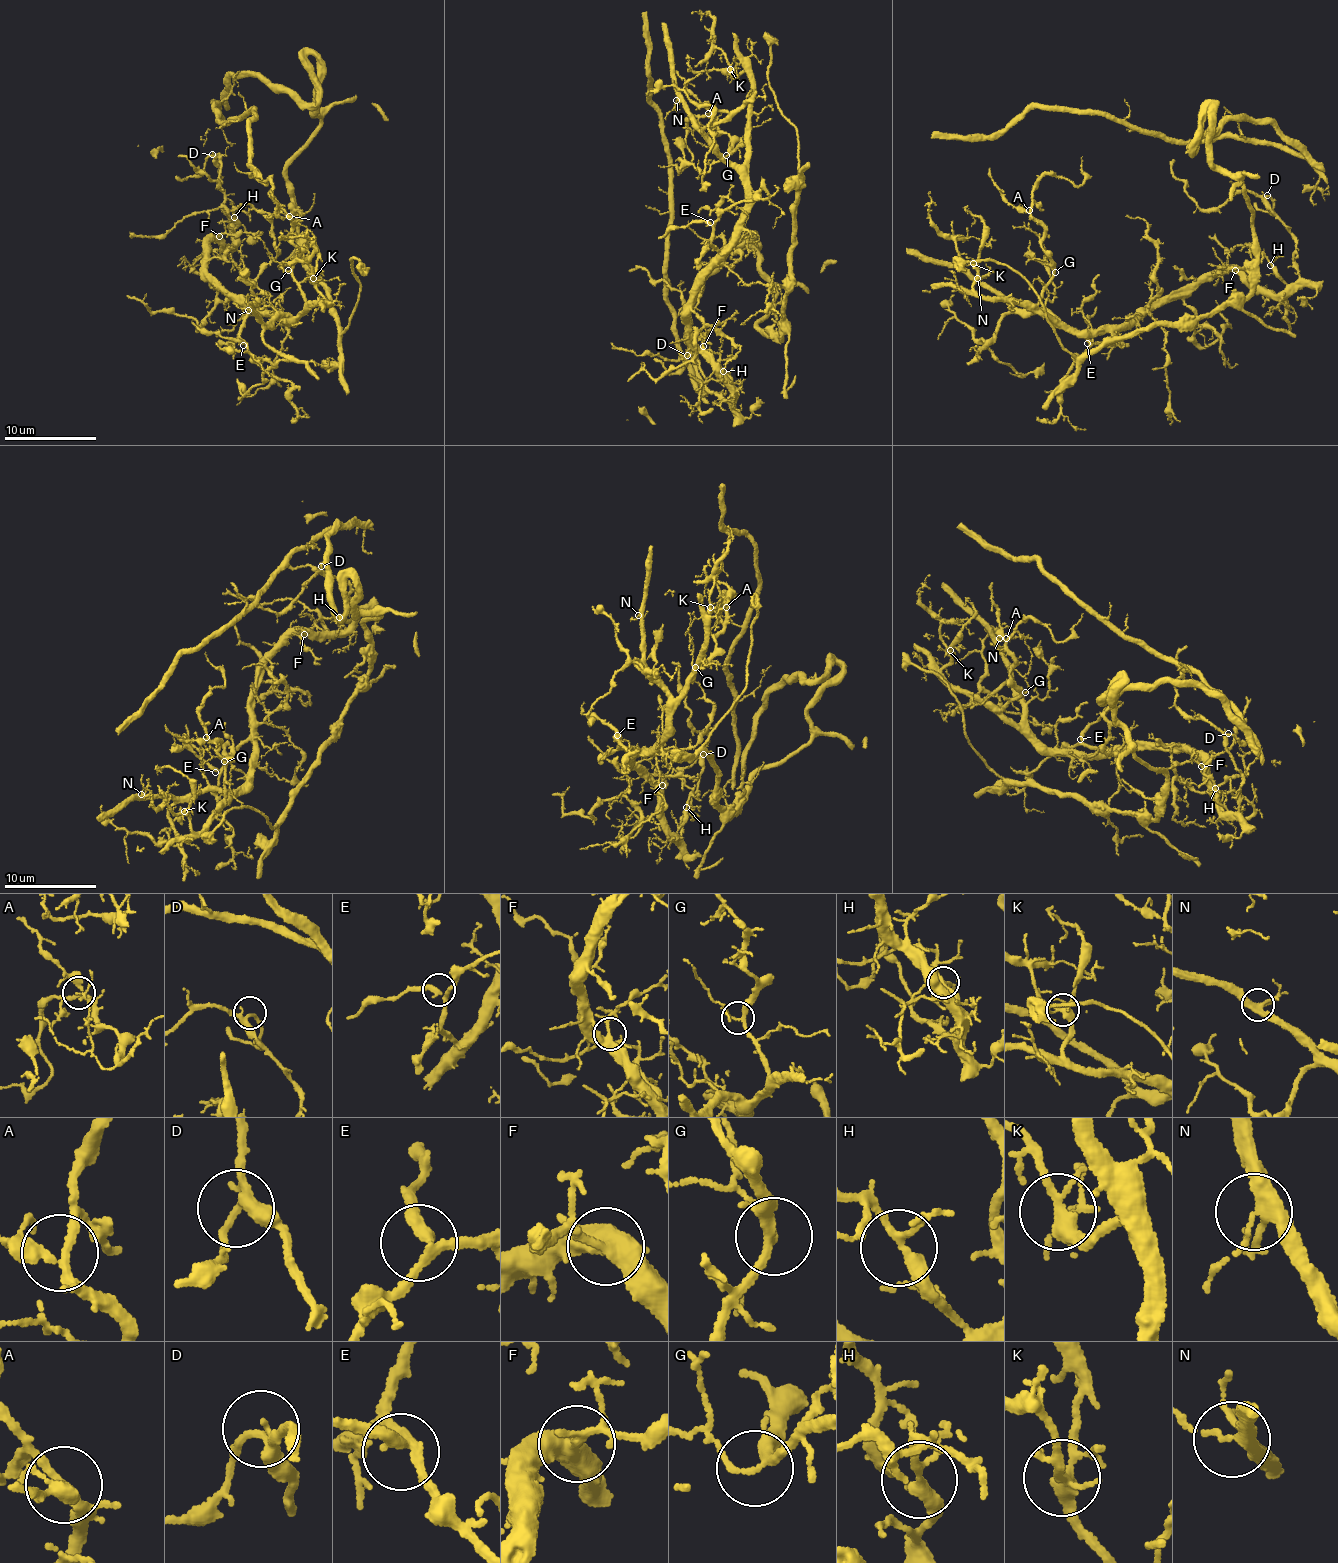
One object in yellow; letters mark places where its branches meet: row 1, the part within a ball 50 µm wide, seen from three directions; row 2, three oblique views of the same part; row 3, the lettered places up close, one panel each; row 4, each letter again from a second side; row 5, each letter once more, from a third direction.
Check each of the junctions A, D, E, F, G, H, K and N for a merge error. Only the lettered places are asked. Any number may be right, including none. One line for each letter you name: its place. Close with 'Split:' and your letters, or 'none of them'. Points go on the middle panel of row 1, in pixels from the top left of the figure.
Split: none of them

